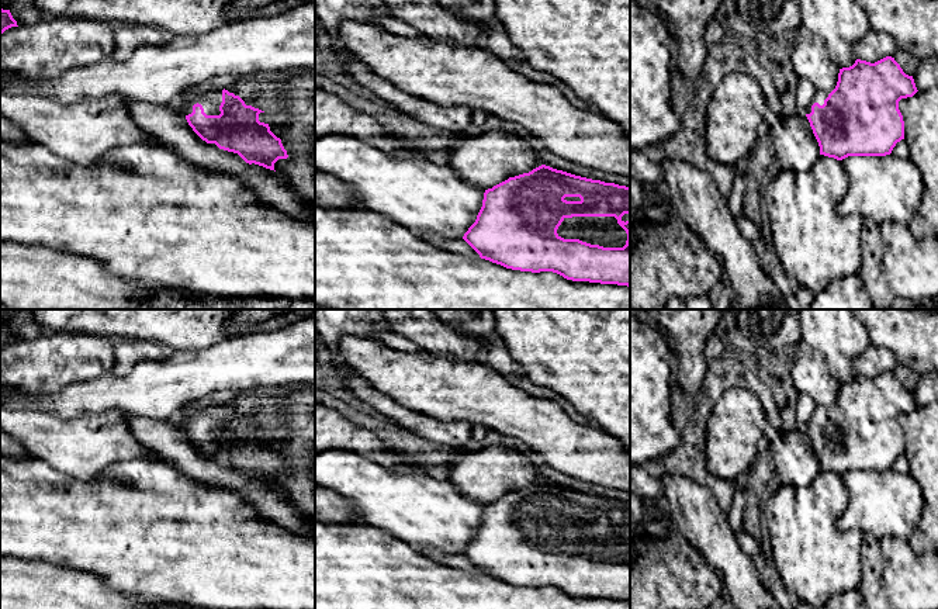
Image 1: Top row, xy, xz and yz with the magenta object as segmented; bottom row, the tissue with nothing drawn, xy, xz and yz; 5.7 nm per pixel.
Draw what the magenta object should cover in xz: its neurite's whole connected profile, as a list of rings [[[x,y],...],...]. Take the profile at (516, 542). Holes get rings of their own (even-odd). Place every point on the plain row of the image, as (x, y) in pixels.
[[[541,480],[485,505],[475,537],[463,554],[481,574],[520,586],[553,586],[572,596],[630,602],[630,502]]]

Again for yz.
[[[892,371],[875,378],[856,374],[849,383],[840,384],[838,397],[831,408],[817,405],[804,426],[820,461],[820,470],[842,475],[848,471],[886,471],[904,454],[904,436],[899,425],[901,414],[917,408],[913,391],[903,387]]]

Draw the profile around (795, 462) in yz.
[[[804,428],[771,435],[769,456],[780,485],[793,491],[809,487],[820,473],[820,461]]]

